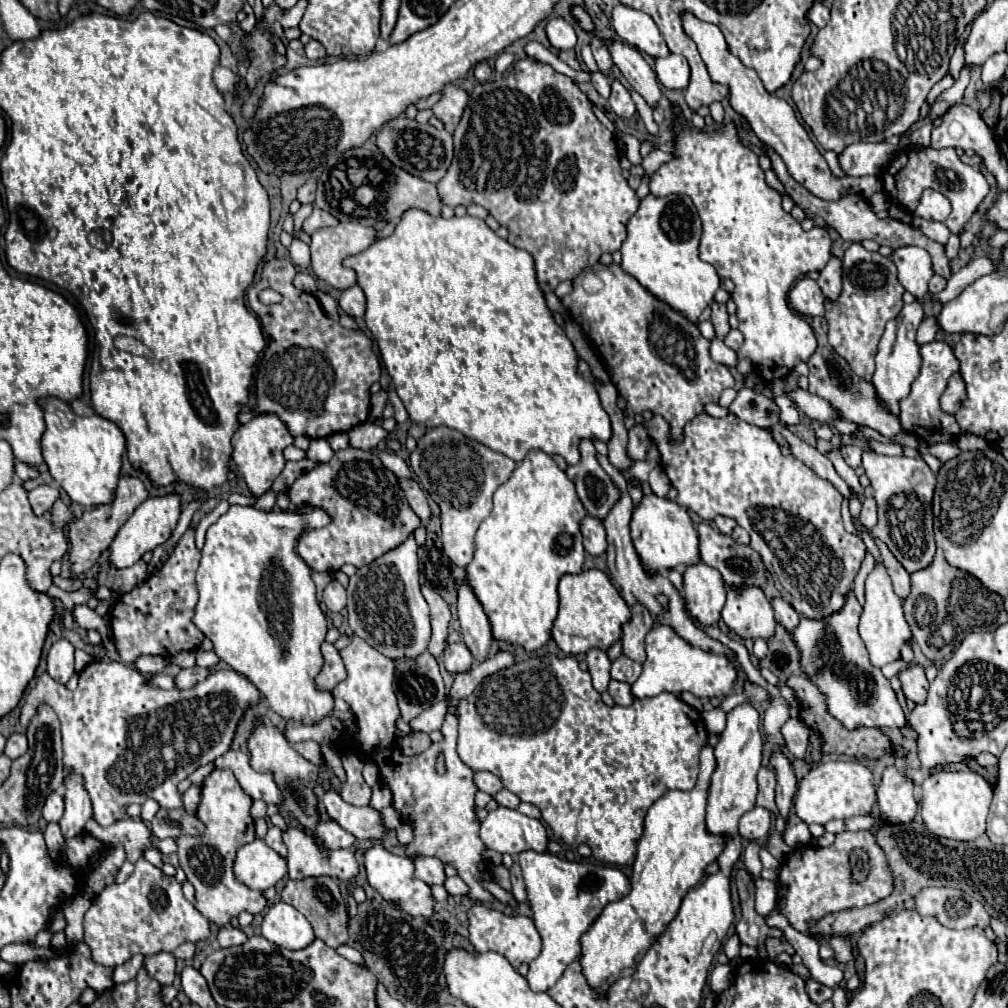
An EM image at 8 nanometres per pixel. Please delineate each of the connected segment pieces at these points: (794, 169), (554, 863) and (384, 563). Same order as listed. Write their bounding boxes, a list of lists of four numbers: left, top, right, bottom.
[[682,13,882,201],[518,851,630,991],[346,535,430,659]]

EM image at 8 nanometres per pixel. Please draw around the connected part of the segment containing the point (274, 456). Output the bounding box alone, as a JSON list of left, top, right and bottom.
[232,415,292,497]

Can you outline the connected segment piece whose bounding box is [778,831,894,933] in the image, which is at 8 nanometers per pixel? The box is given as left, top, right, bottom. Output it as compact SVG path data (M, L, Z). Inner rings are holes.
M844 831L836 835L836 843L830 847L800 847L796 849L780 869L778 879L788 883L788 895L784 895L784 915L792 927L800 933L808 933L808 927L820 921L830 913L838 913L844 909L864 907L888 897L894 889L892 871L882 847L876 843L874 833L870 831ZM854 851L866 851L870 859L870 871L864 881L854 881L850 871L850 855Z

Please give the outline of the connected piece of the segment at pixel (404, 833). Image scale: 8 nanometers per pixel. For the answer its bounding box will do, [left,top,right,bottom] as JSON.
[396,821,414,845]

